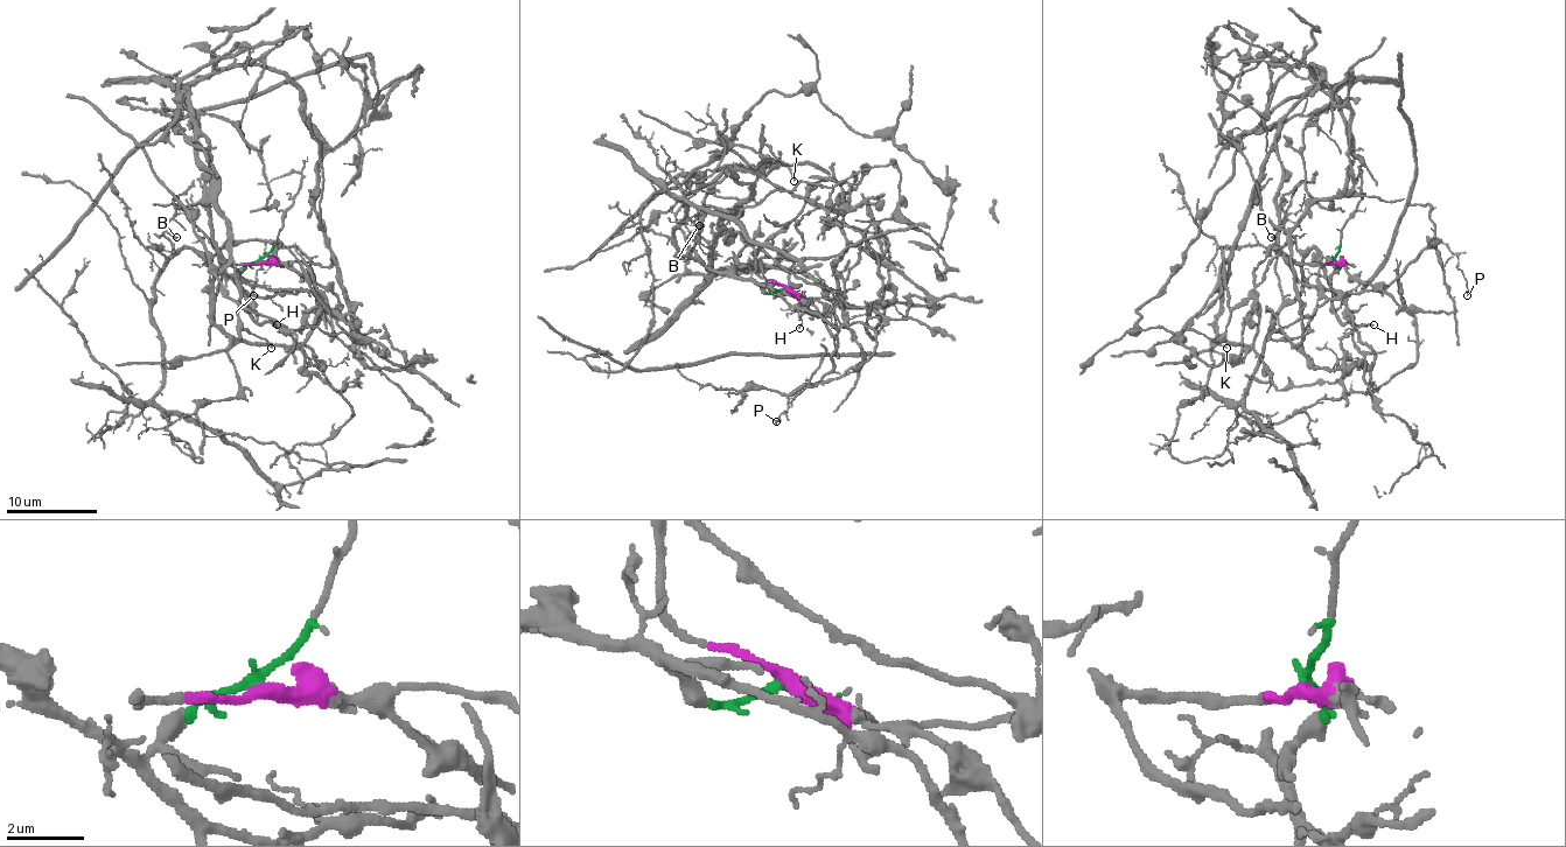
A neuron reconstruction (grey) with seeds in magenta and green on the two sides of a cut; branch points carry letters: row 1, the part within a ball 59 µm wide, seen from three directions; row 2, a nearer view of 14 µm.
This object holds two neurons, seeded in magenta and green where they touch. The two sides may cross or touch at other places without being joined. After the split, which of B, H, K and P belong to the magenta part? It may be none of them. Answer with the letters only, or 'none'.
K

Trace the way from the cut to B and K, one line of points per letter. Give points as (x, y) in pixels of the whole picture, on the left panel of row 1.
B: (260, 260), (231, 278), (188, 249), (176, 251), (163, 235), (166, 230), (176, 237)
K: (260, 260), (233, 264), (217, 249), (210, 154), (202, 149), (226, 222), (238, 319), (272, 348)

